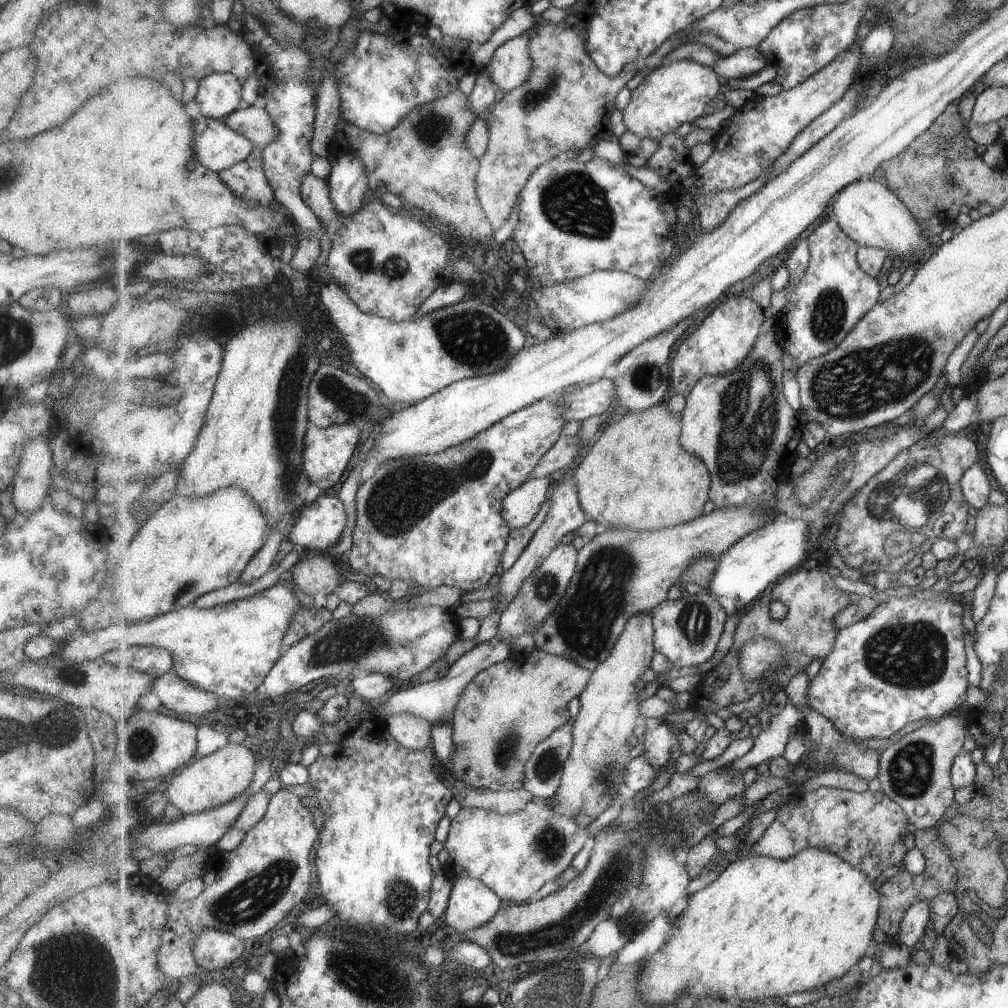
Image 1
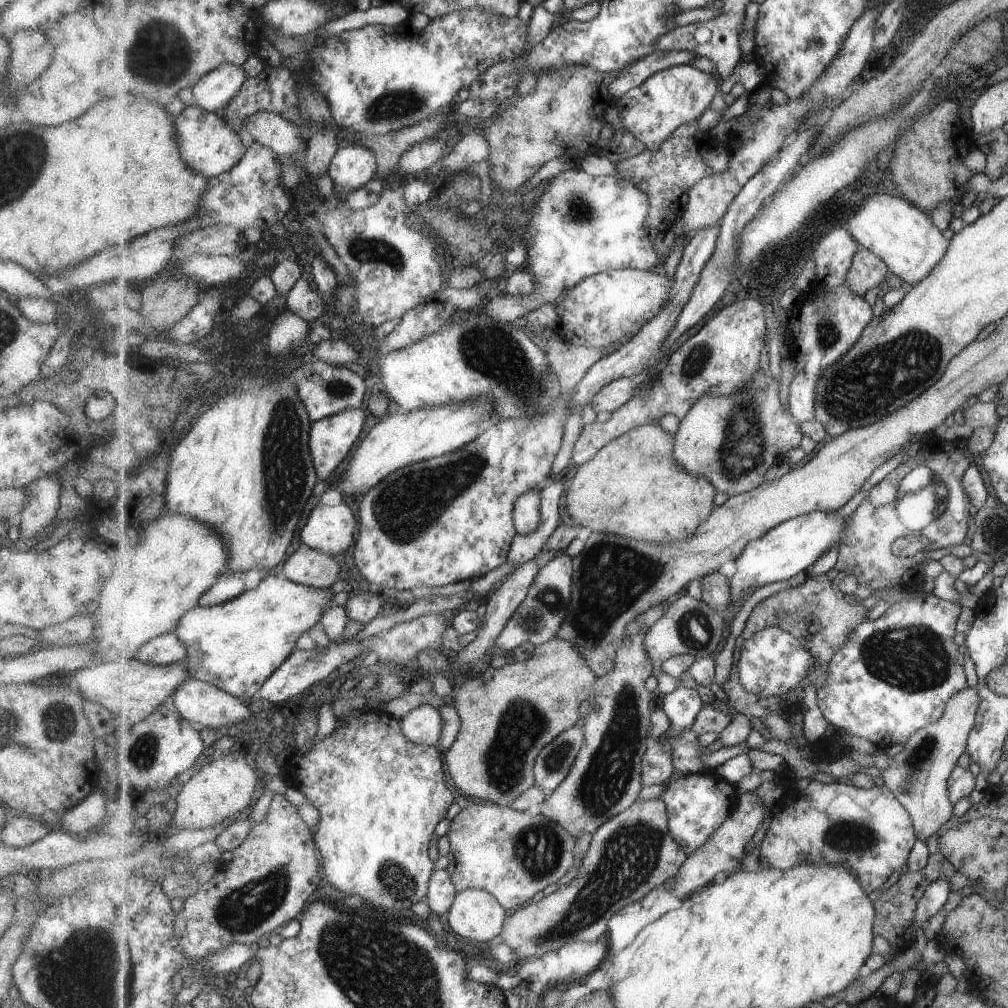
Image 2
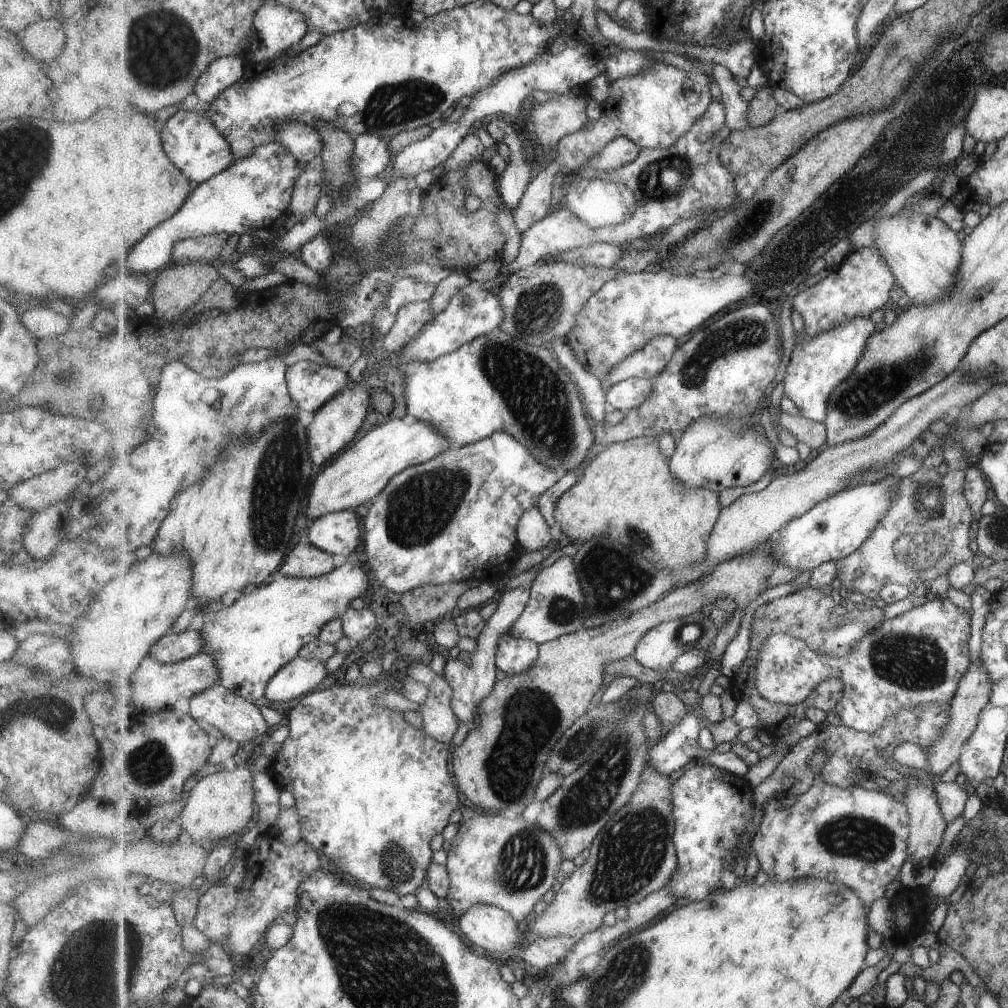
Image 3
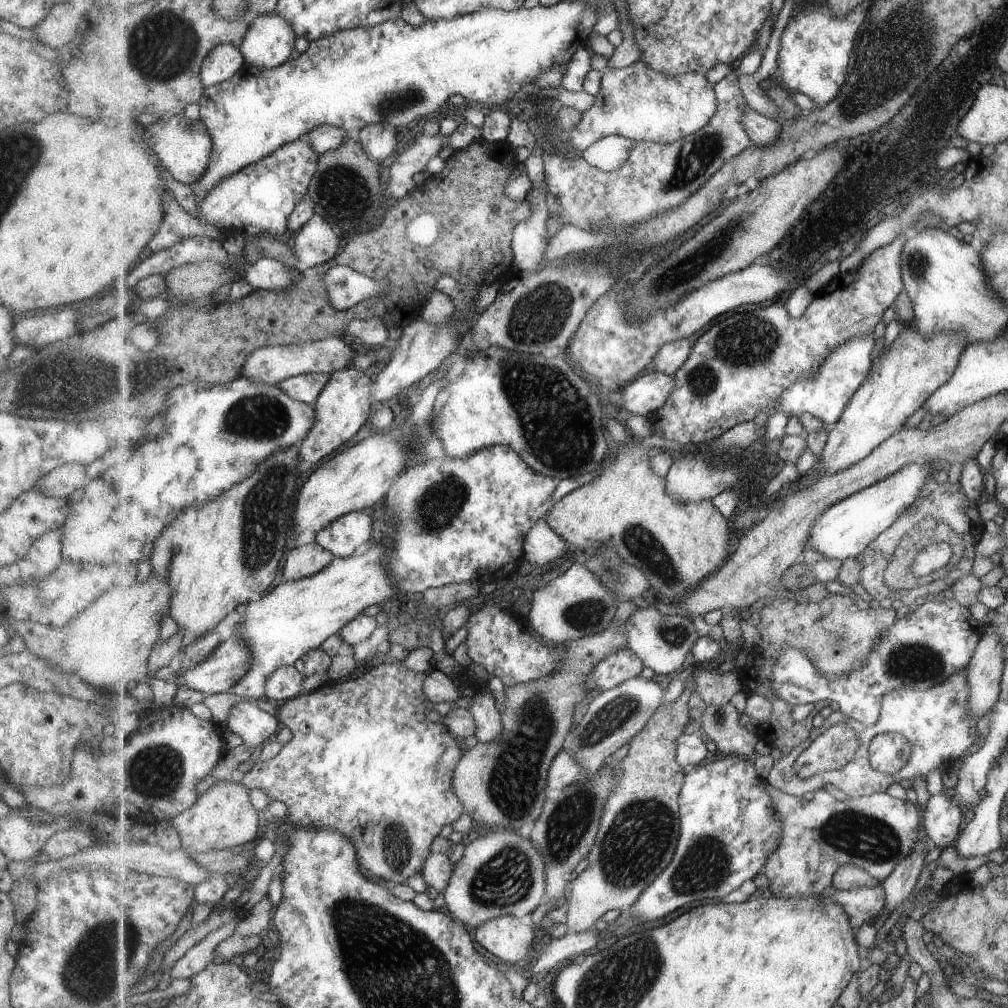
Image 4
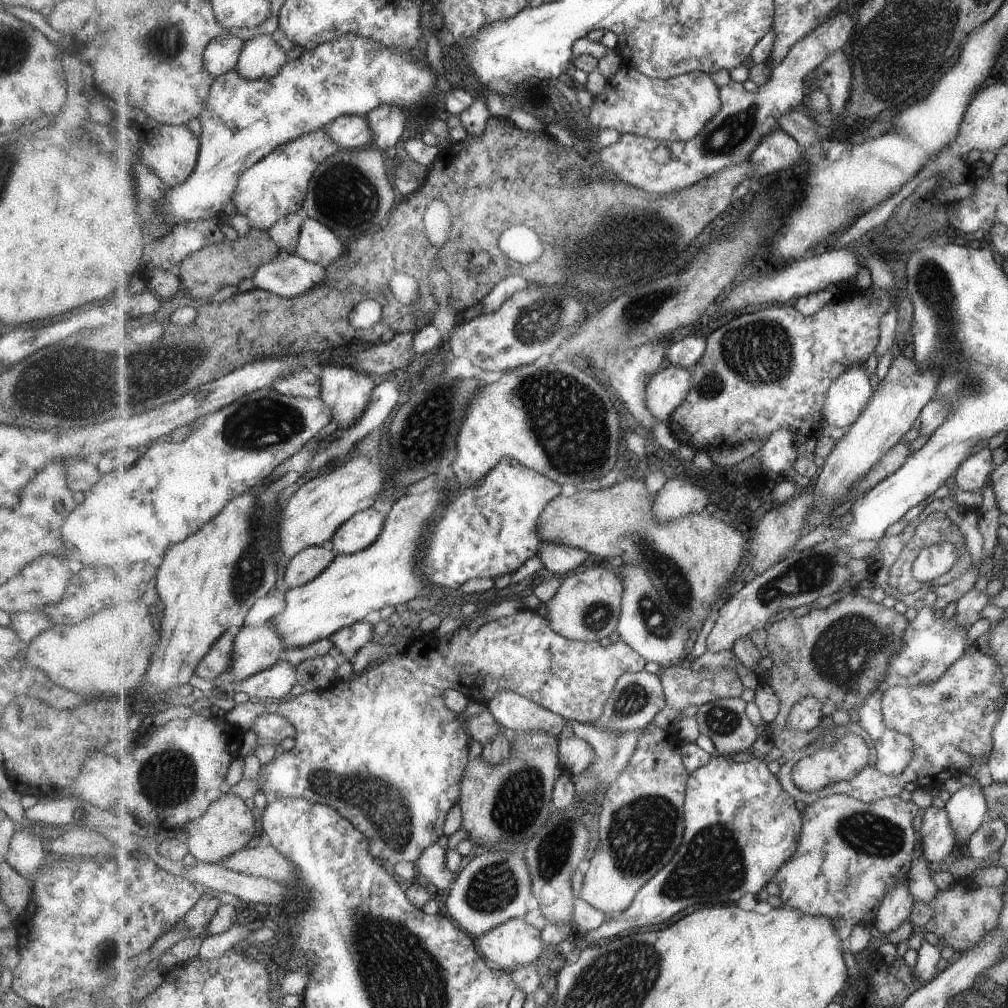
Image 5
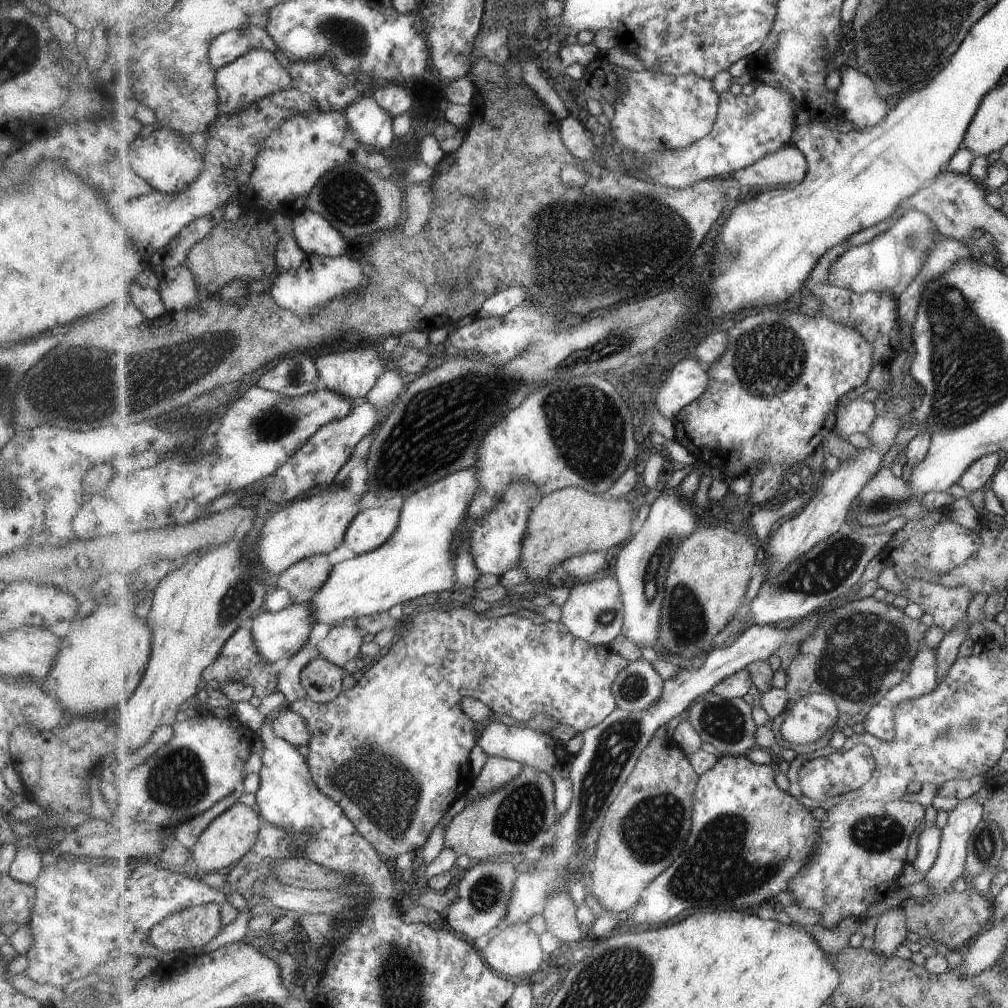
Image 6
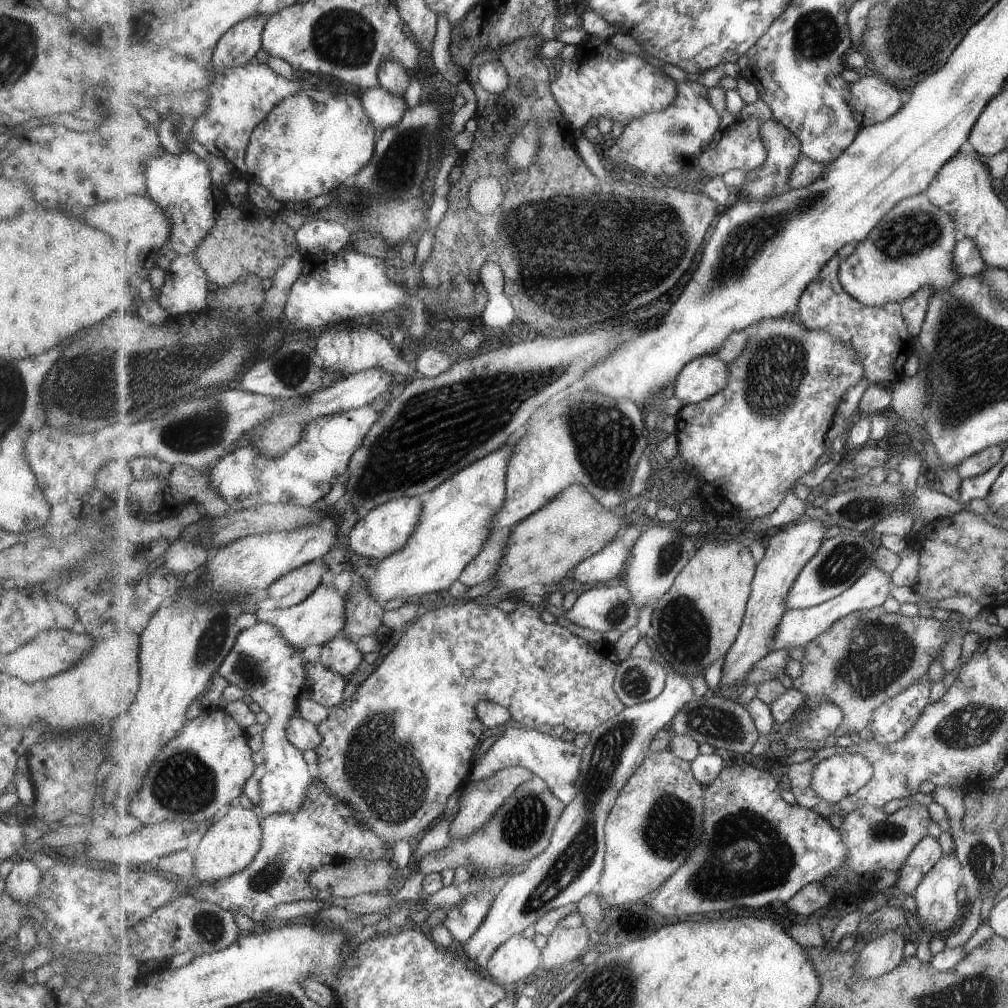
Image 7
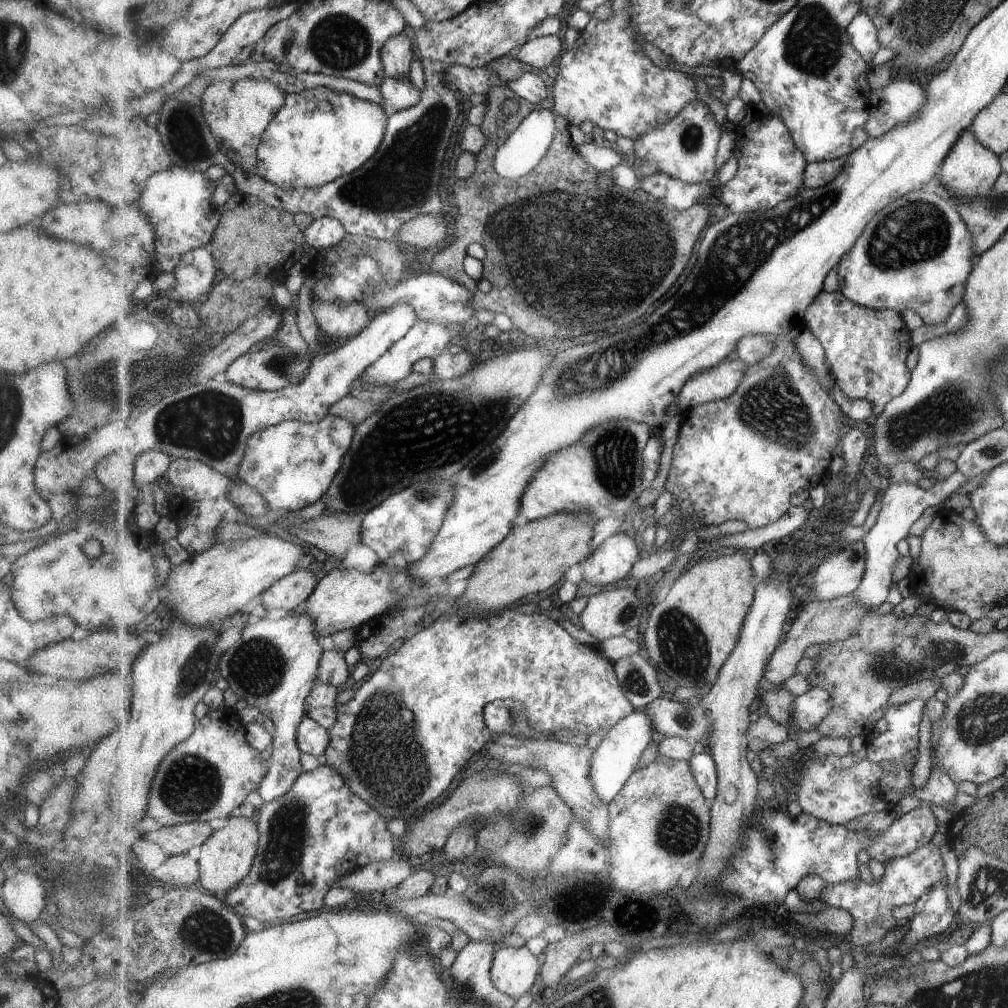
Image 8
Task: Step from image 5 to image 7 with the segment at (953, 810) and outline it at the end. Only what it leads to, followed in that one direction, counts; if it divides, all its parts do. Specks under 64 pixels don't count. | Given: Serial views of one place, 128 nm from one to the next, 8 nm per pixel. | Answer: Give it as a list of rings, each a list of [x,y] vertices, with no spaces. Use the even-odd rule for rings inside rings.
[[[954,850],[952,854],[943,856],[914,892],[917,906],[916,914],[932,934],[936,932],[941,934],[945,930],[954,932],[958,923],[962,920],[961,910],[965,907],[957,902],[957,890],[961,885],[962,866]]]

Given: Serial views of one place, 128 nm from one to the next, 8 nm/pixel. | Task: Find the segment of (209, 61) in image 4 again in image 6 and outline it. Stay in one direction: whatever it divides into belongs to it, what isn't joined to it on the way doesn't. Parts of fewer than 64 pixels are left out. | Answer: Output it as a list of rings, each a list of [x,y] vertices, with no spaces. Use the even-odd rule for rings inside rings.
[[[253,25],[224,32],[215,38],[210,46],[210,61],[217,70],[234,63],[253,48],[271,52],[279,49],[266,29]]]

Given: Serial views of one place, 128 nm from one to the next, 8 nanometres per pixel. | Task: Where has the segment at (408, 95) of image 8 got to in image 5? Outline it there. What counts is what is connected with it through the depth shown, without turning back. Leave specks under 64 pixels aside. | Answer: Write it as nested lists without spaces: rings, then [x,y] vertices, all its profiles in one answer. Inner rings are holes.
[[[341,116],[327,127],[327,134],[341,148],[376,148],[375,136],[366,116]]]

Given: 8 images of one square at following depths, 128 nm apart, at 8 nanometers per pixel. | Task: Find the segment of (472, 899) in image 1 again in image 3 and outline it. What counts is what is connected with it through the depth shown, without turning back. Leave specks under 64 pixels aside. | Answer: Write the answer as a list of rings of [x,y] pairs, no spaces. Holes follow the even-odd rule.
[[[473,904],[458,917],[460,932],[471,943],[493,954],[500,952],[507,960],[517,957],[525,929],[509,912],[489,904]]]

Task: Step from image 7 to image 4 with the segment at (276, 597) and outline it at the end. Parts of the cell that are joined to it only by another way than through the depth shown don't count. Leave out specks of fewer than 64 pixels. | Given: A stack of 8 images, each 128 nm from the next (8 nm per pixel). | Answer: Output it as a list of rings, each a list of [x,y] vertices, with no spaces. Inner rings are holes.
[[[318,543],[294,548],[282,566],[283,581],[298,581],[328,568],[335,556]]]

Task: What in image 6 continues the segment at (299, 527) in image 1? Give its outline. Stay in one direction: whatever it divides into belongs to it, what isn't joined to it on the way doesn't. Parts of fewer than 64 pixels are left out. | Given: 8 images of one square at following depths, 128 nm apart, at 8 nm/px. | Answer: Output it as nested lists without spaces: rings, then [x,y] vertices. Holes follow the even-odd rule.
[[[401,508],[366,509],[353,519],[344,542],[357,555],[373,552],[397,532],[401,515]]]

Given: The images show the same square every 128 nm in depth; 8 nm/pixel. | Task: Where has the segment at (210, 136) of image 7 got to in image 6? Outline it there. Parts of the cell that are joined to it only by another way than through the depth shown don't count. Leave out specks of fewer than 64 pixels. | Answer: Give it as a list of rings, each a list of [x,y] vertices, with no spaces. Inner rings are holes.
[[[253,48],[234,63],[217,69],[216,84],[220,100],[218,118],[225,121],[228,117],[246,111],[262,98],[290,89],[294,82],[289,69],[283,68],[271,51]]]

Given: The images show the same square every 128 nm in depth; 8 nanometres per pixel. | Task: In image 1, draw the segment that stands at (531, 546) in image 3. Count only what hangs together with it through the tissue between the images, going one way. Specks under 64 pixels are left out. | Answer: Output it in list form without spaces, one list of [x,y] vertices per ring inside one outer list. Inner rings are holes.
[[[552,476],[530,479],[517,490],[513,490],[503,498],[503,518],[511,529],[529,526],[539,514],[541,506],[550,499]]]

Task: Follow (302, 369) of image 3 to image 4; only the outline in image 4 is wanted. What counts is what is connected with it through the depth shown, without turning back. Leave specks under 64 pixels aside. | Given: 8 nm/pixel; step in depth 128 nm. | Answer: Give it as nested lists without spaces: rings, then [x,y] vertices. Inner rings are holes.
[[[331,373],[301,374],[281,382],[278,386],[283,392],[289,394],[291,399],[315,406],[323,393],[323,388],[327,388],[329,380],[331,380]]]

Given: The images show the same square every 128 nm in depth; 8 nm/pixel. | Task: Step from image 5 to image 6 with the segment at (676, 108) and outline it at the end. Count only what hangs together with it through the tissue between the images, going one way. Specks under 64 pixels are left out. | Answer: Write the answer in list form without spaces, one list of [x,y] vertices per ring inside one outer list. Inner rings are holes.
[[[644,70],[630,72],[622,81],[622,87],[624,90],[609,126],[615,140],[627,148],[631,148],[633,138],[641,138],[682,151],[709,135],[718,119],[721,95],[715,92],[711,79],[693,73],[677,76]]]

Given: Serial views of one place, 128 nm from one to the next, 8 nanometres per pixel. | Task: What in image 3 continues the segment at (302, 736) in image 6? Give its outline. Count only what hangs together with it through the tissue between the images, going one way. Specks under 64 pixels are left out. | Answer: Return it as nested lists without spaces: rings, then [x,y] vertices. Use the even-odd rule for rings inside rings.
[[[220,685],[213,686],[198,696],[193,696],[189,700],[189,713],[202,725],[211,725],[224,737],[231,738],[240,744],[249,743],[269,730],[269,722],[265,720],[259,706],[255,706],[253,702],[237,696]]]

